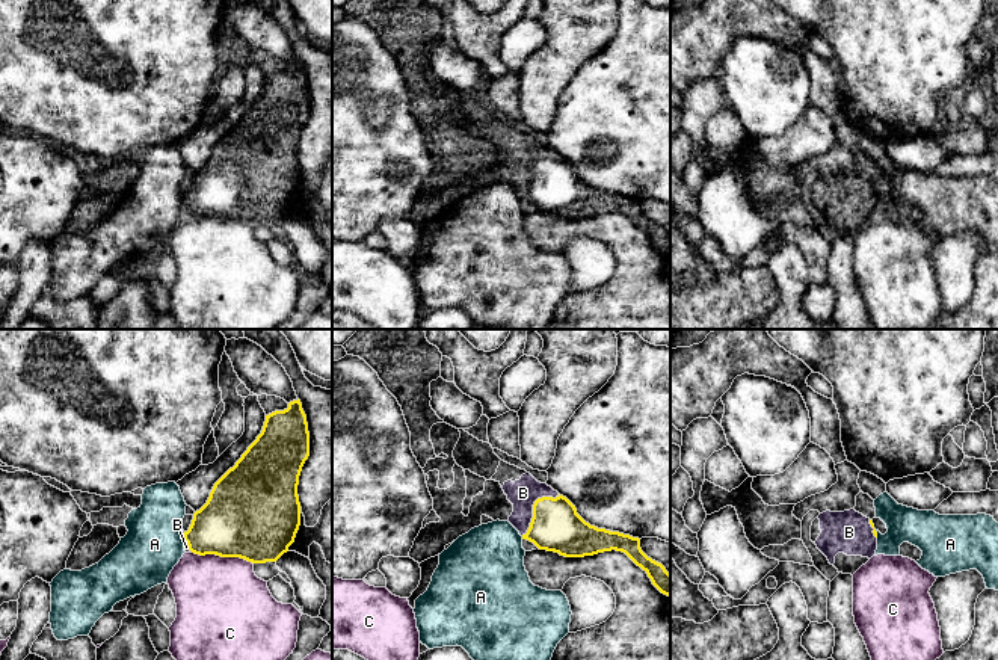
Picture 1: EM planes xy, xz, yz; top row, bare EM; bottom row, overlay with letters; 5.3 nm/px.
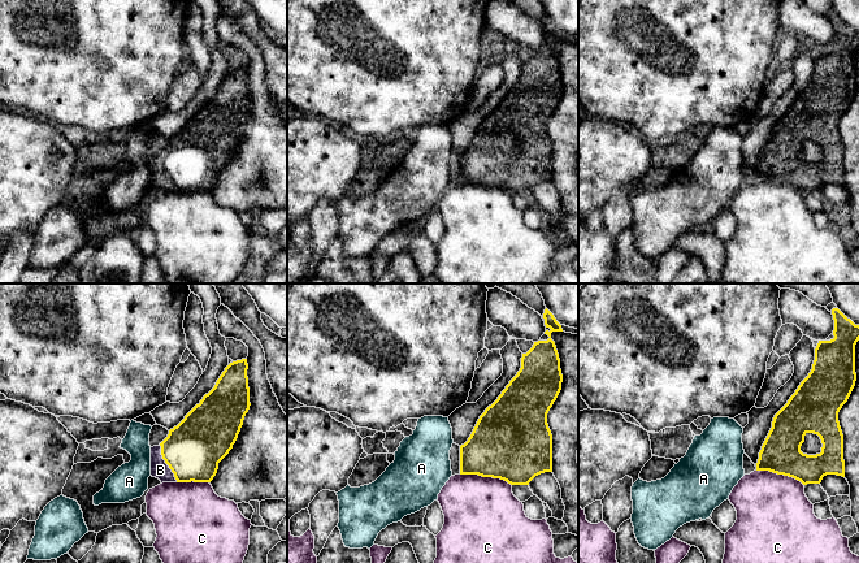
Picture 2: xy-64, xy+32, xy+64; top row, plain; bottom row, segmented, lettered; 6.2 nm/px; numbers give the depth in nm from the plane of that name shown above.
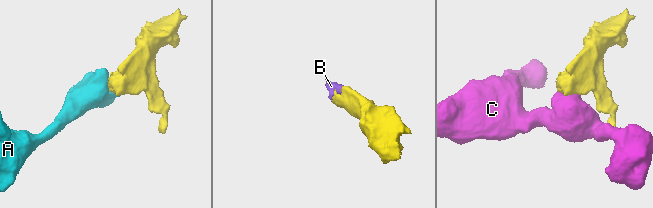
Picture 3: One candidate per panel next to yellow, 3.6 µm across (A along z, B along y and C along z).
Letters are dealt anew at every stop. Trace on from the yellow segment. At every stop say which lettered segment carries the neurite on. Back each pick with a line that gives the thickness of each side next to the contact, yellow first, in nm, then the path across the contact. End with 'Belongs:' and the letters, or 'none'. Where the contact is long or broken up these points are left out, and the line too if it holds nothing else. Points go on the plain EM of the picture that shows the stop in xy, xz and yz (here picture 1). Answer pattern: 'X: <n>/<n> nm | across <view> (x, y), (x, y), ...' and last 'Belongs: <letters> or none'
B: 260/150 nm
Belongs: B

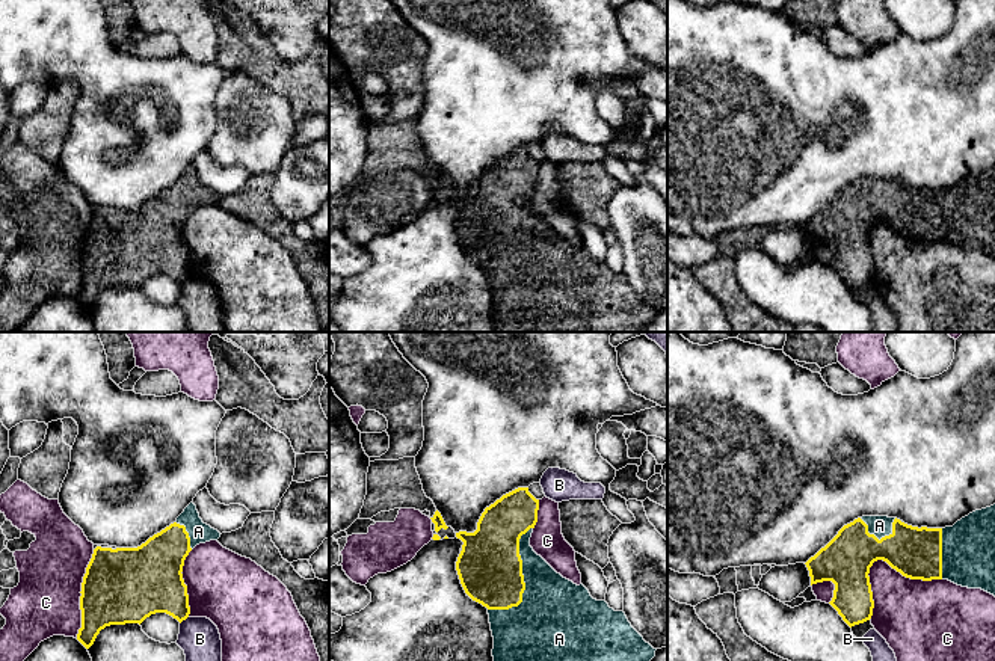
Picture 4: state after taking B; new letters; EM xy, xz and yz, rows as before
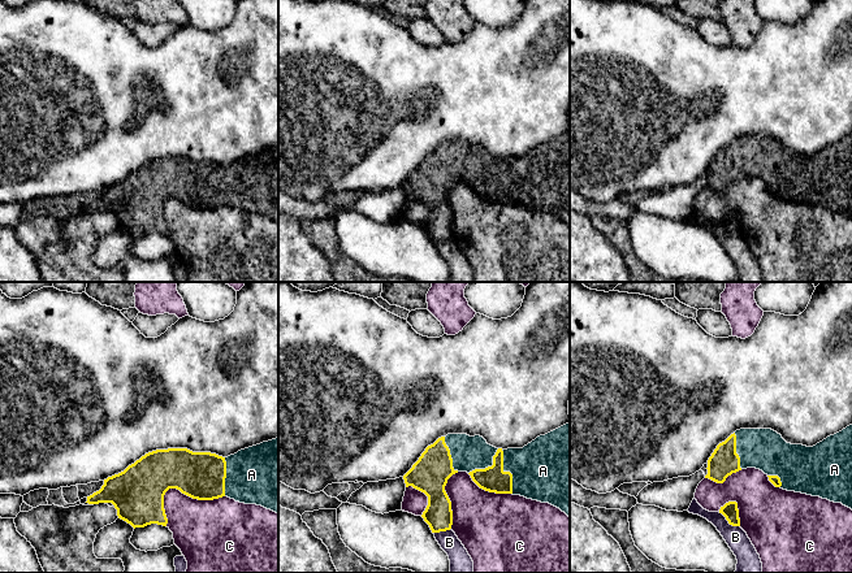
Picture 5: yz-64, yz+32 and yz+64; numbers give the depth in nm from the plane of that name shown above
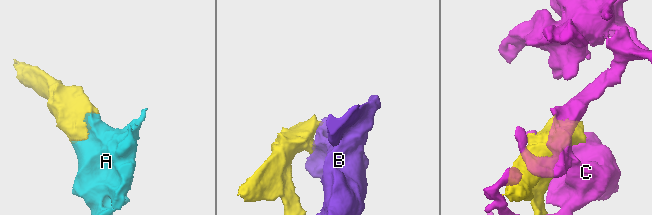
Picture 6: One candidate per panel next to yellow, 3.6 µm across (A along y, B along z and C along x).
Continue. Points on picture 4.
A: 340/380 nm
Belongs: A

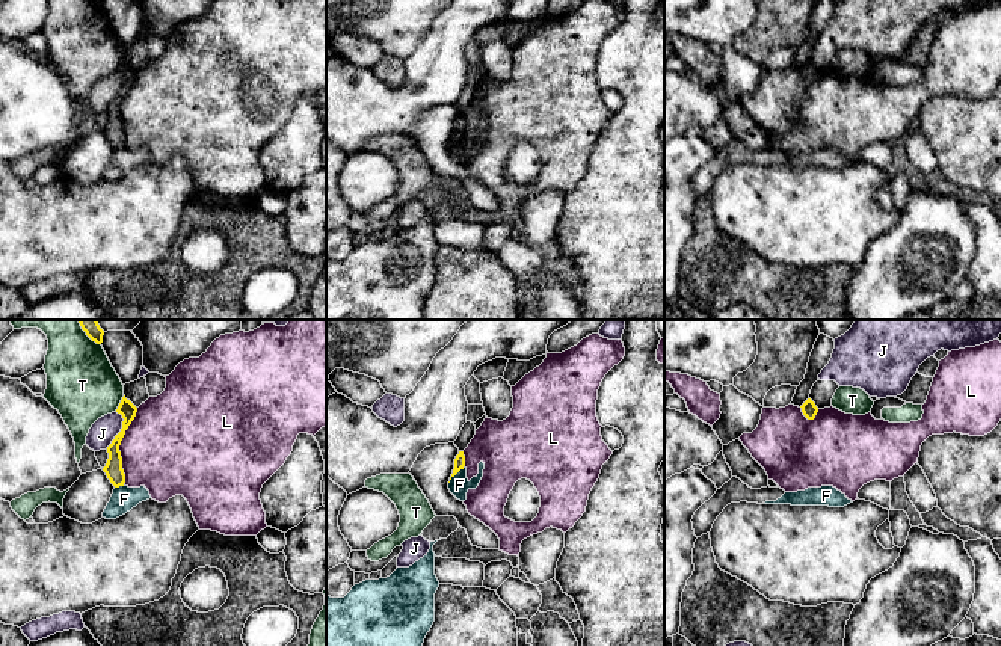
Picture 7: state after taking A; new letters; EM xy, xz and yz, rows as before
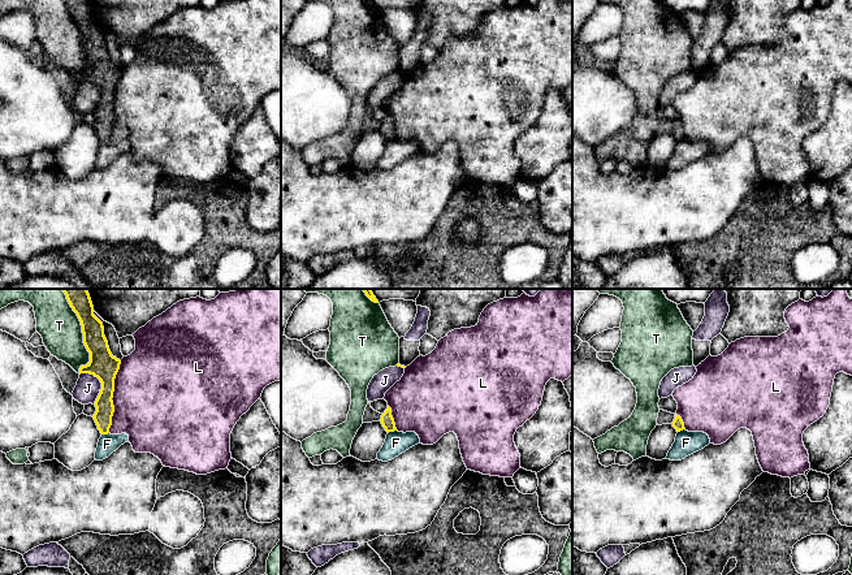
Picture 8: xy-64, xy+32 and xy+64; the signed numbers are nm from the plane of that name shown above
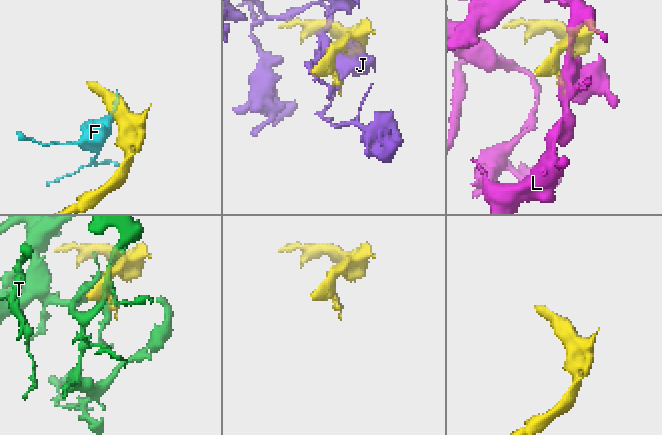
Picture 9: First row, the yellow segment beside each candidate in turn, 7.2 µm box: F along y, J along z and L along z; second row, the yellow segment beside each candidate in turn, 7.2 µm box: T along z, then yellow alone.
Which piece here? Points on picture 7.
Belongs: none

